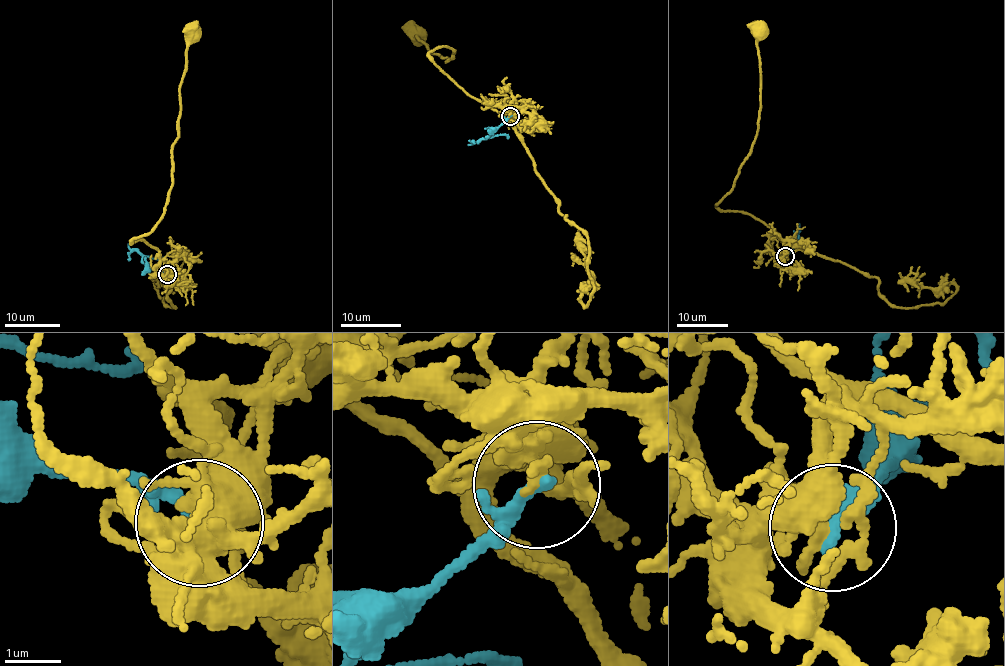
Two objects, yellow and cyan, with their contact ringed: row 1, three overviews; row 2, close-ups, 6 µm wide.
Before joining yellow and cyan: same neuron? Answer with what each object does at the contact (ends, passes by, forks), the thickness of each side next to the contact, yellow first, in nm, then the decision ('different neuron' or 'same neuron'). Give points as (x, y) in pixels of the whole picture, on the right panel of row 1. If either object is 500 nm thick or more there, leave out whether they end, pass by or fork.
yellow passes by; cyan passes by; 360 nm thick on the yellow side, 180 nm on the other; same neuron

